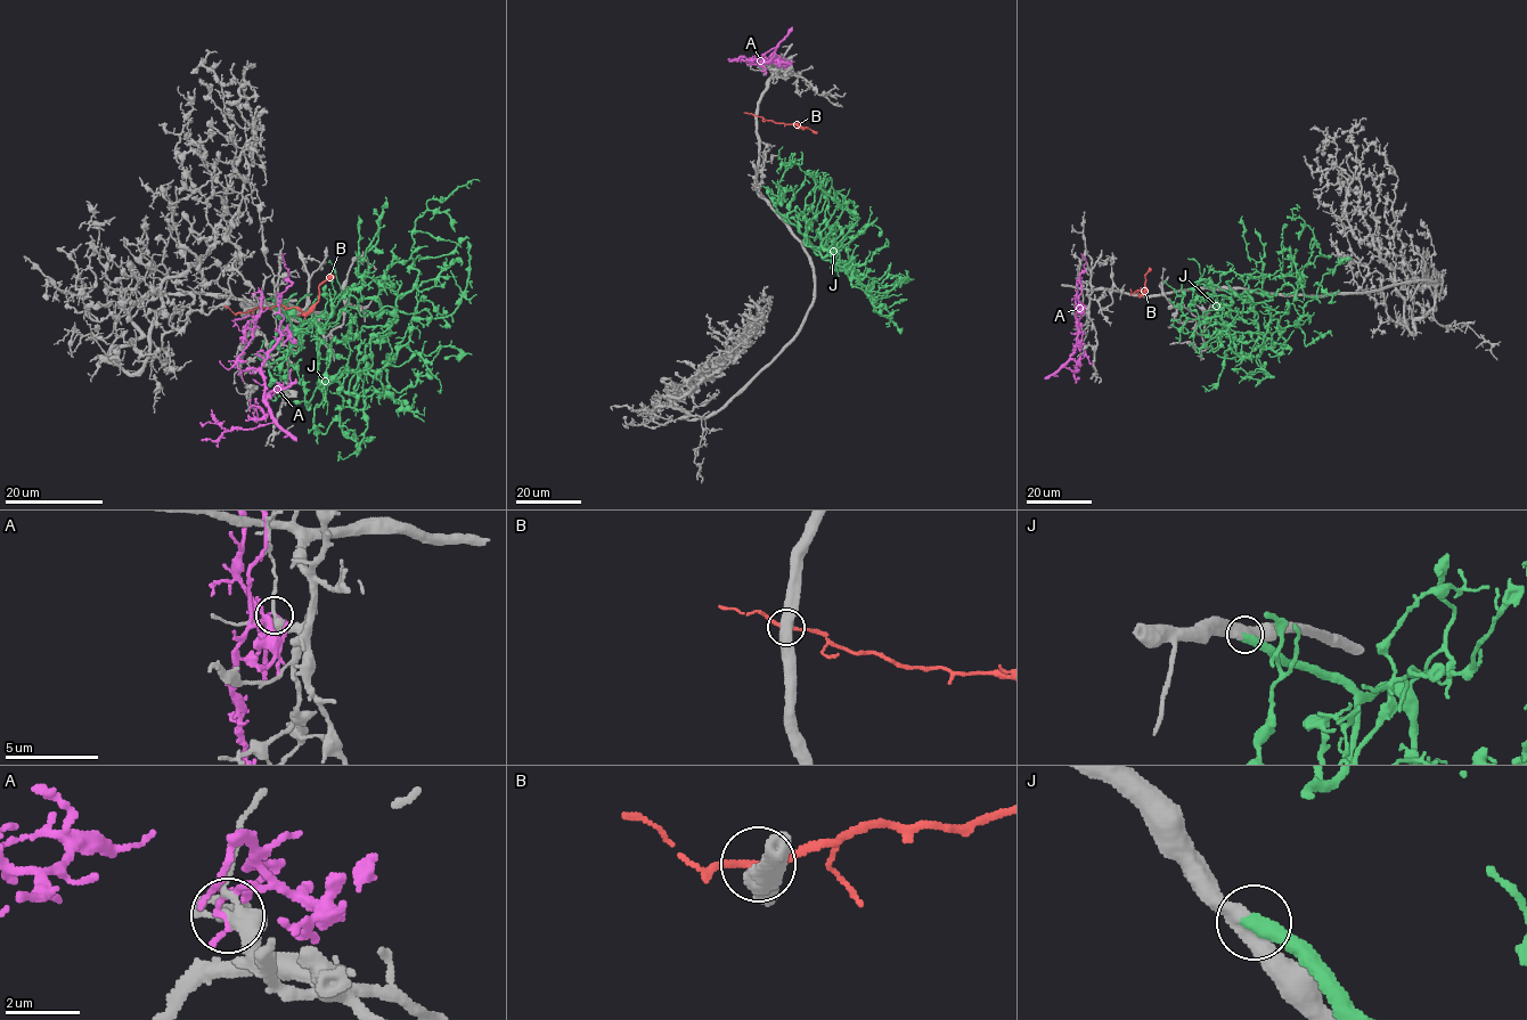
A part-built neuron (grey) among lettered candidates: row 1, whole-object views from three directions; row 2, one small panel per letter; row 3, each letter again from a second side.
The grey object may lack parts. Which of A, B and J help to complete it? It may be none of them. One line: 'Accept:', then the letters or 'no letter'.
Accept: J

